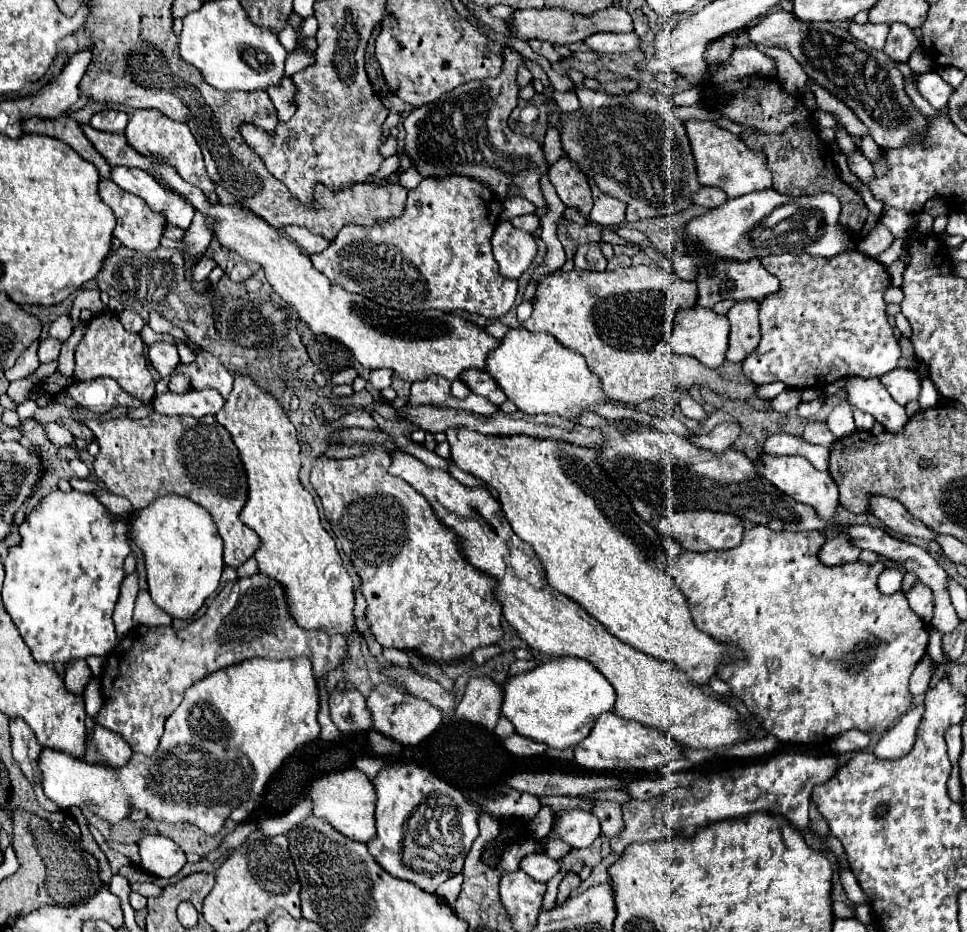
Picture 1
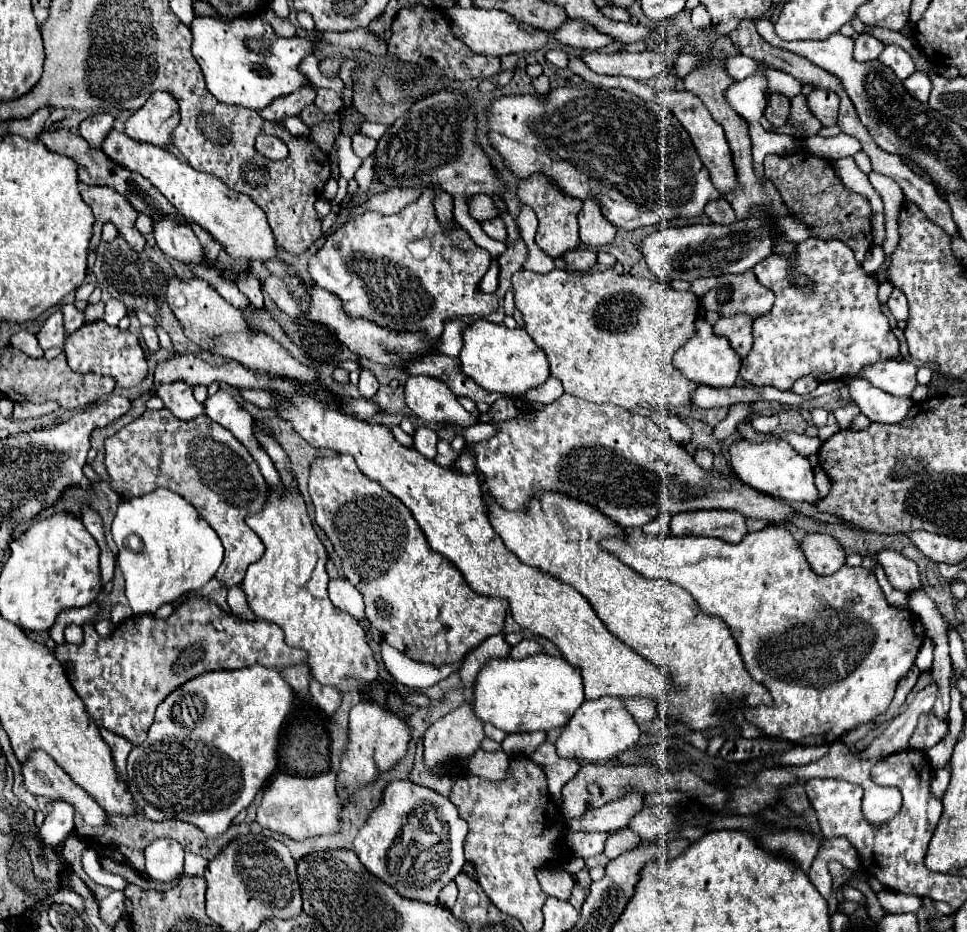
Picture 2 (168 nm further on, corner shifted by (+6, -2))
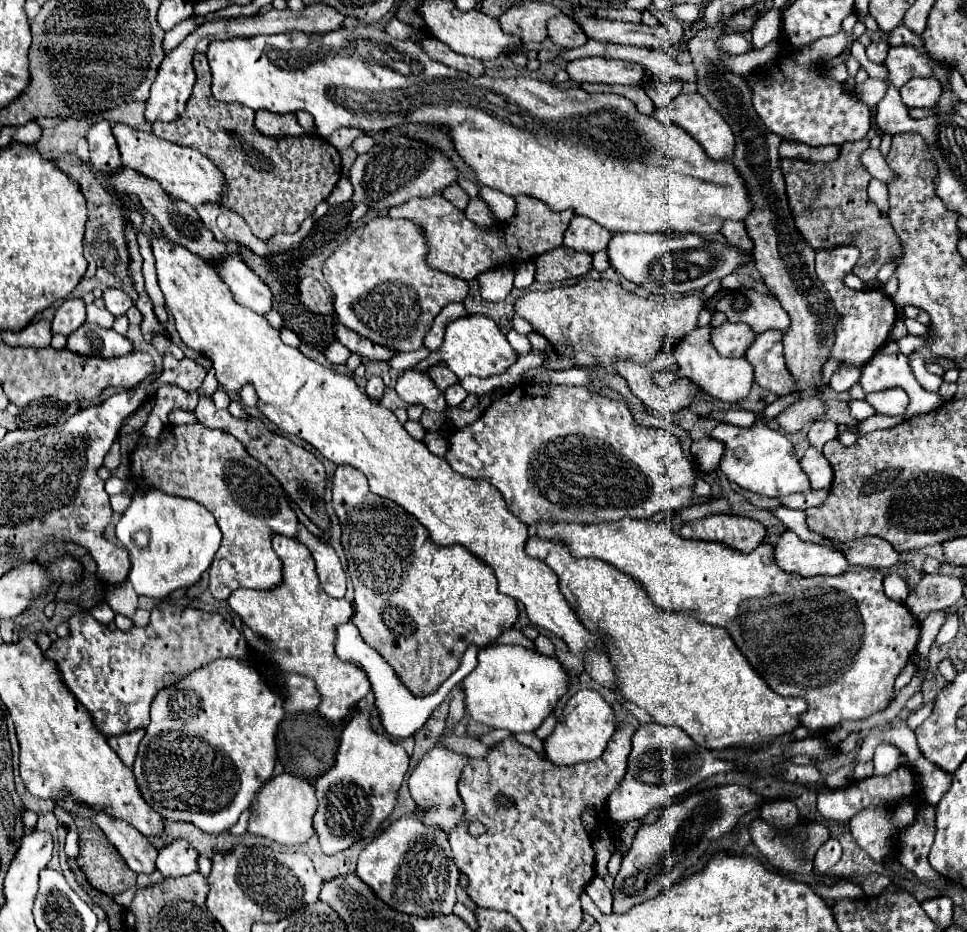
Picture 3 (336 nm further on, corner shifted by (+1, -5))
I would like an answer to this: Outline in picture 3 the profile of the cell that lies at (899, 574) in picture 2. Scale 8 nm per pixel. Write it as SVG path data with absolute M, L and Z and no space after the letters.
M862 538L840 546L852 566L882 568L882 566L894 566L900 562L900 554L880 538Z

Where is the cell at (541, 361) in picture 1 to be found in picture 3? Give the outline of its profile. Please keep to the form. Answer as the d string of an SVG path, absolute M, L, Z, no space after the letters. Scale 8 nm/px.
M482 314L474 316L464 316L446 326L446 336L444 344L438 348L436 354L423 360L413 367L413 370L423 372L430 366L444 360L448 368L462 380L468 376L478 376L478 378L490 378L490 376L500 376L504 374L512 364L518 362L518 352L512 350L506 334L498 328L498 324Z

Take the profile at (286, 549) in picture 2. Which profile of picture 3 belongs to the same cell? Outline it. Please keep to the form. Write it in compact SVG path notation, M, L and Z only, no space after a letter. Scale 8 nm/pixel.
M272 534L272 546L278 558L282 558L282 582L272 590L240 588L232 592L228 604L236 614L240 614L246 626L272 642L276 652L272 654L272 660L284 672L296 672L316 682L322 694L320 714L330 722L344 720L350 708L370 692L370 680L366 672L352 662L340 660L334 652L336 628L338 624L352 620L354 608L344 598L336 600L322 590L316 574L316 562L306 544L284 534Z

